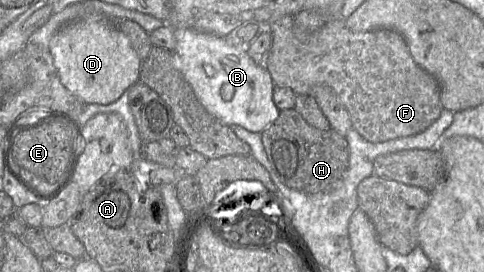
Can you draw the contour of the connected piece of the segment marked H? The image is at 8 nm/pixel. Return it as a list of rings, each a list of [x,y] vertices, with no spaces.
[[[280,110],[278,118],[262,133],[261,140],[271,169],[279,182],[305,194],[328,193],[341,185],[349,165],[349,146],[345,137],[333,129],[319,130],[308,124],[295,110]]]

